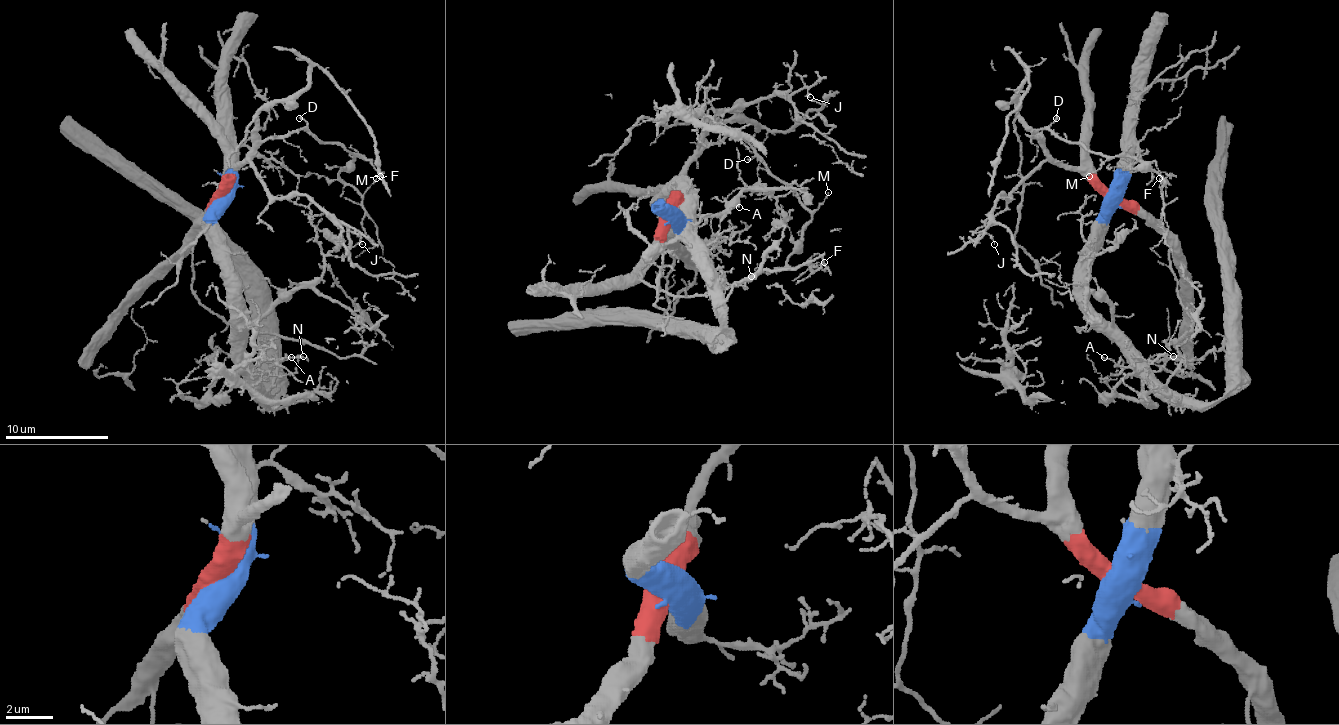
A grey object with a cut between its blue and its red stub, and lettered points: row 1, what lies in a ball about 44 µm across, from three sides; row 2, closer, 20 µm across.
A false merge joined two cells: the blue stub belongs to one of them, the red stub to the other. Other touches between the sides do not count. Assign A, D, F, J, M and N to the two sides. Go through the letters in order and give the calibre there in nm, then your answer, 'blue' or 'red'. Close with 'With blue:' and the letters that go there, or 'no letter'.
A: calibre 100 nm; blue
D: calibre 140 nm; red
F: calibre 110 nm; red
J: calibre 120 nm; red
M: calibre 100 nm; red
N: calibre 110 nm; blue
With blue: A, N

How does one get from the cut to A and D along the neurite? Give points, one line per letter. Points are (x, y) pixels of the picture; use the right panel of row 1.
A: (1112, 198), (1102, 206), (1102, 247), (1086, 283), (1086, 309), (1140, 368), (1135, 371), (1117, 366), (1104, 358)
D: (1112, 198), (1076, 170), (1066, 170), (1042, 147), (1040, 139), (1032, 136), (1055, 118)

